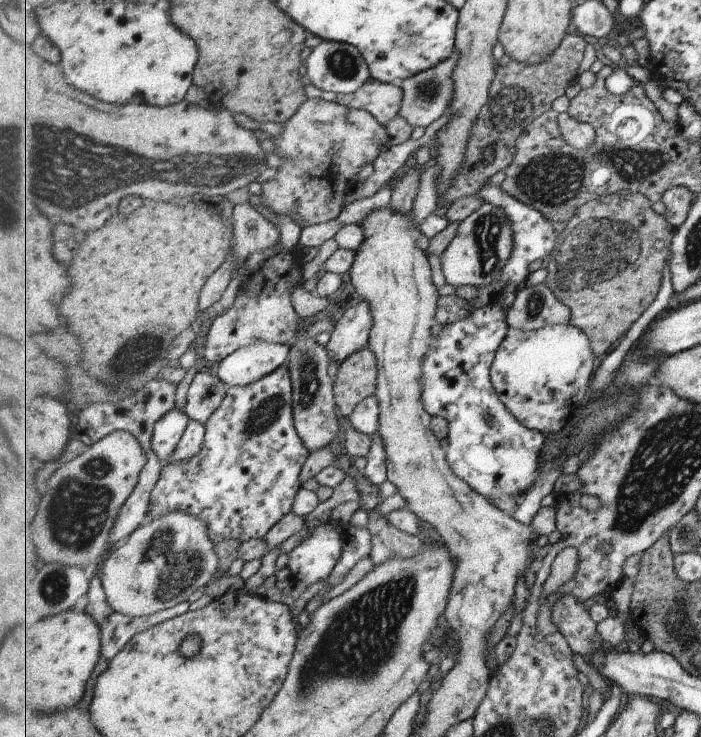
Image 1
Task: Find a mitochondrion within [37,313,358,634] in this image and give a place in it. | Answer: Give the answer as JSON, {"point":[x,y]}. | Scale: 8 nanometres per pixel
{"point":[79,507]}

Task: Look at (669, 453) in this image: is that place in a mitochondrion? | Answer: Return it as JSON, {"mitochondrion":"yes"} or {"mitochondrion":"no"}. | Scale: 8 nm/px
{"mitochondrion":"yes"}

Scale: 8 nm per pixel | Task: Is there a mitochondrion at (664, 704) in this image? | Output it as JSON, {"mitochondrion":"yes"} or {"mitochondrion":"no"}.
{"mitochondrion":"no"}

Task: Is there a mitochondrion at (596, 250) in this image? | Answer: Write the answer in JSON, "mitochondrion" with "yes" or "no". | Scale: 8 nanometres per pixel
{"mitochondrion":"yes"}

